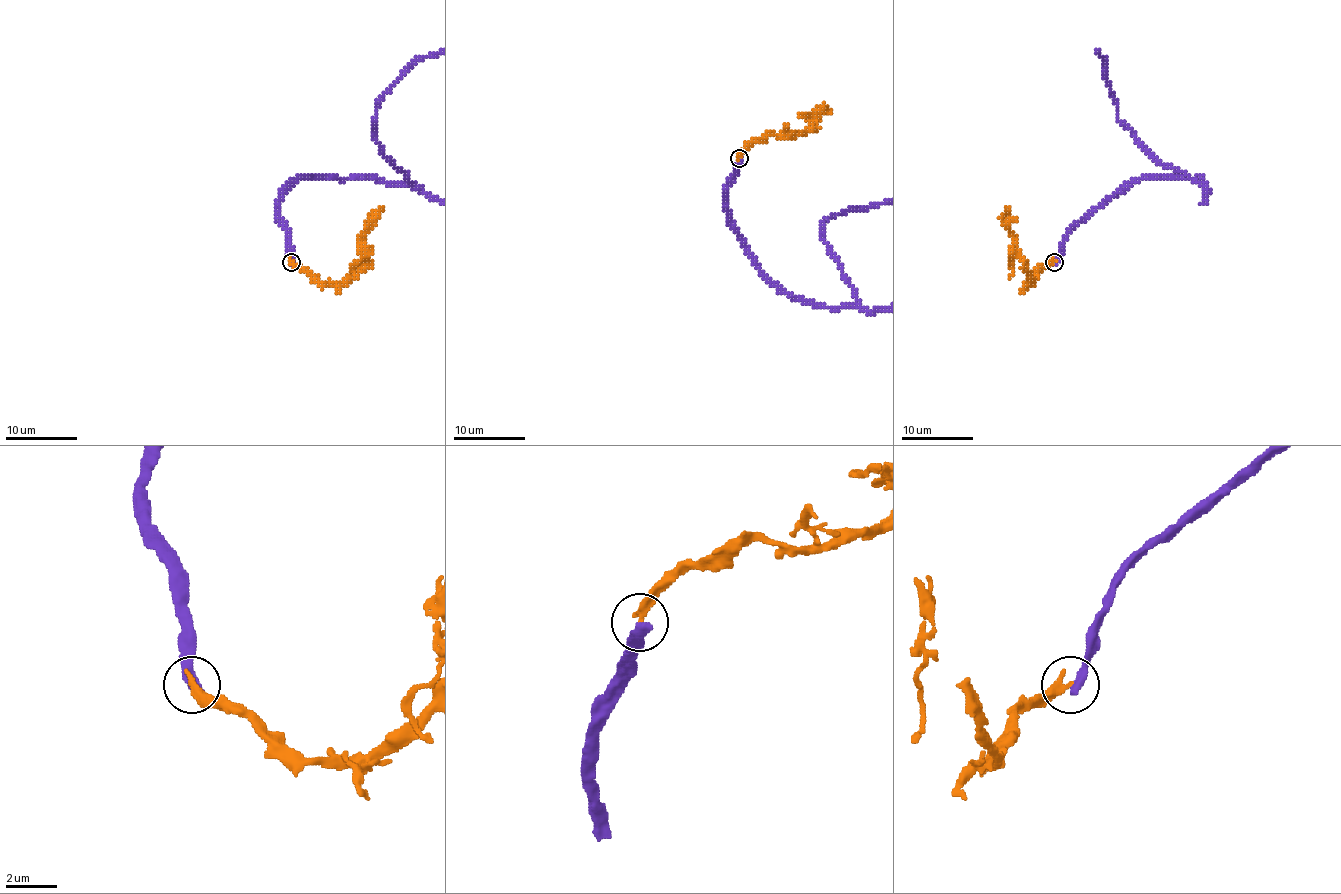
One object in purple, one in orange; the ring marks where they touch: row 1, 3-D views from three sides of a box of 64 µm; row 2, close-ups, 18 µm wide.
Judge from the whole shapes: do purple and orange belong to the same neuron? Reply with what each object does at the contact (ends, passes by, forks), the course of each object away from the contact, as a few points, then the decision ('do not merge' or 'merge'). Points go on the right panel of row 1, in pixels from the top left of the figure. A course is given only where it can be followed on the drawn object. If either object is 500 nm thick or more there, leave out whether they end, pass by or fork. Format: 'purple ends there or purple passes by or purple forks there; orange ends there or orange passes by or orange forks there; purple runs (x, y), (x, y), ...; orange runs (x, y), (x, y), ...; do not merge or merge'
purple ends there; orange ends there; orange runs (1053, 262), (1039, 271), (1030, 283), (1030, 271), (1012, 235), (1008, 208); do not merge

